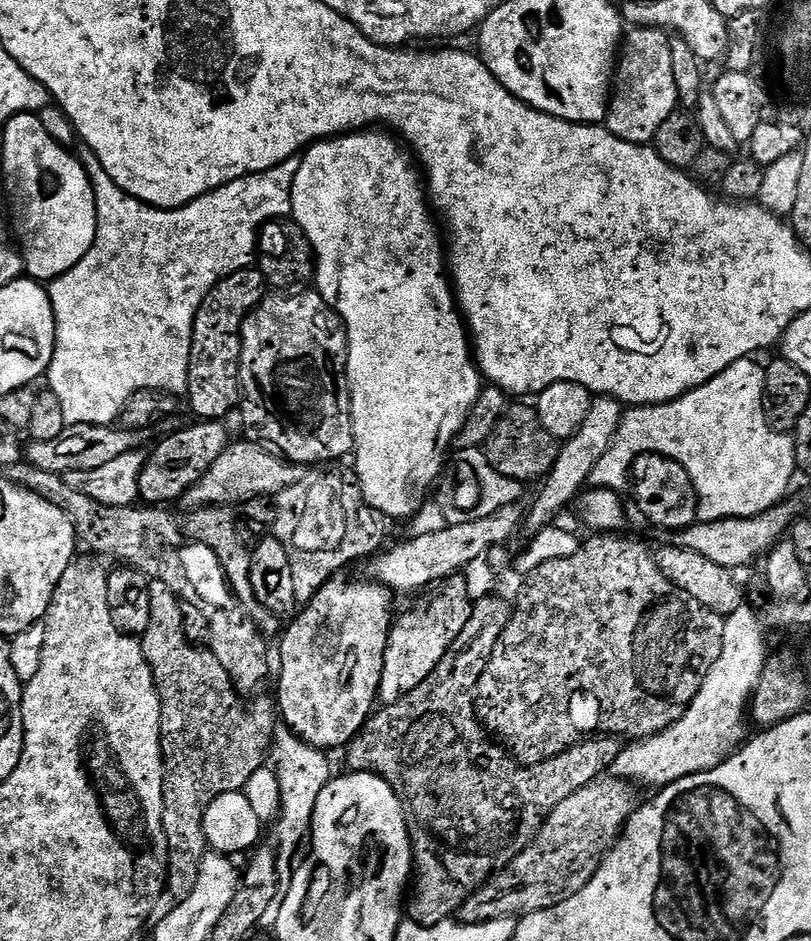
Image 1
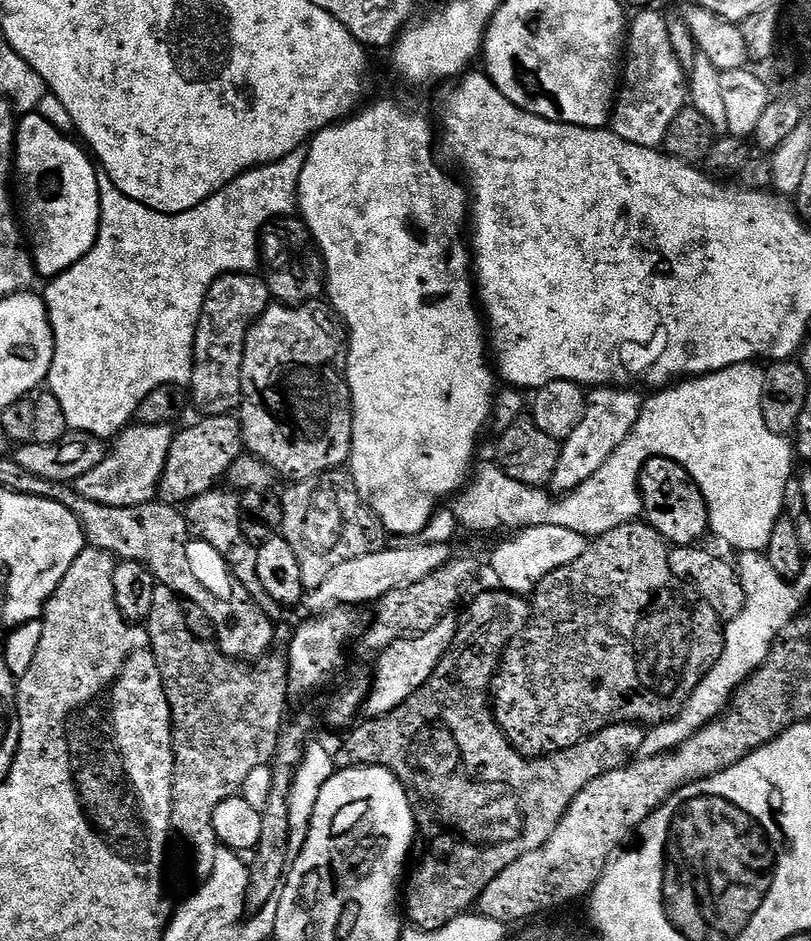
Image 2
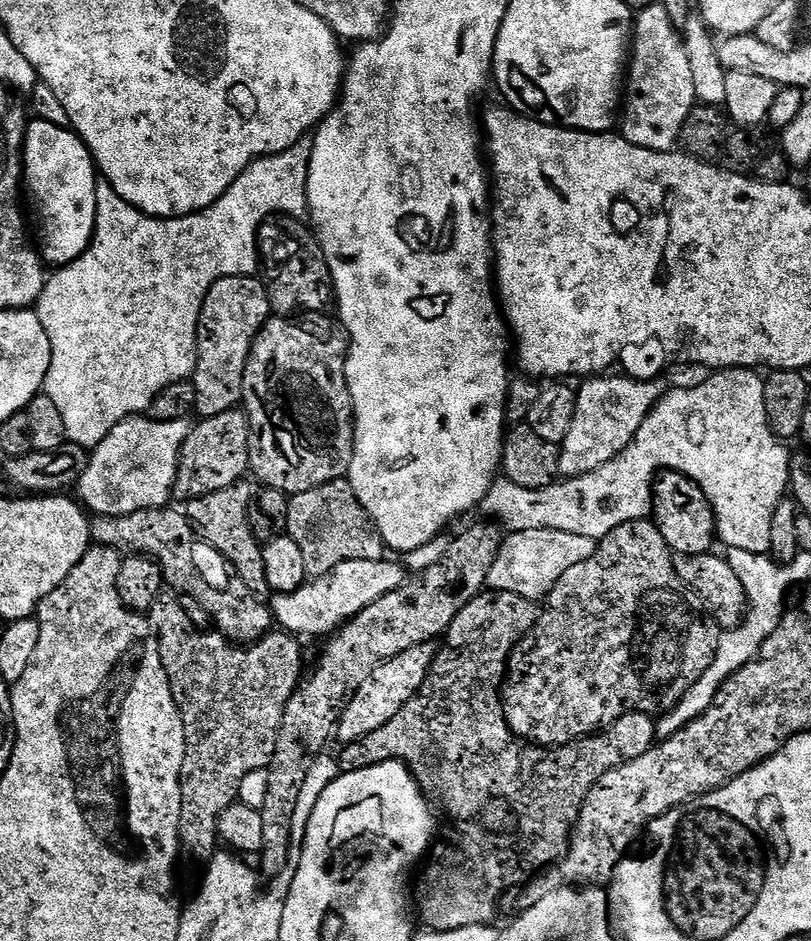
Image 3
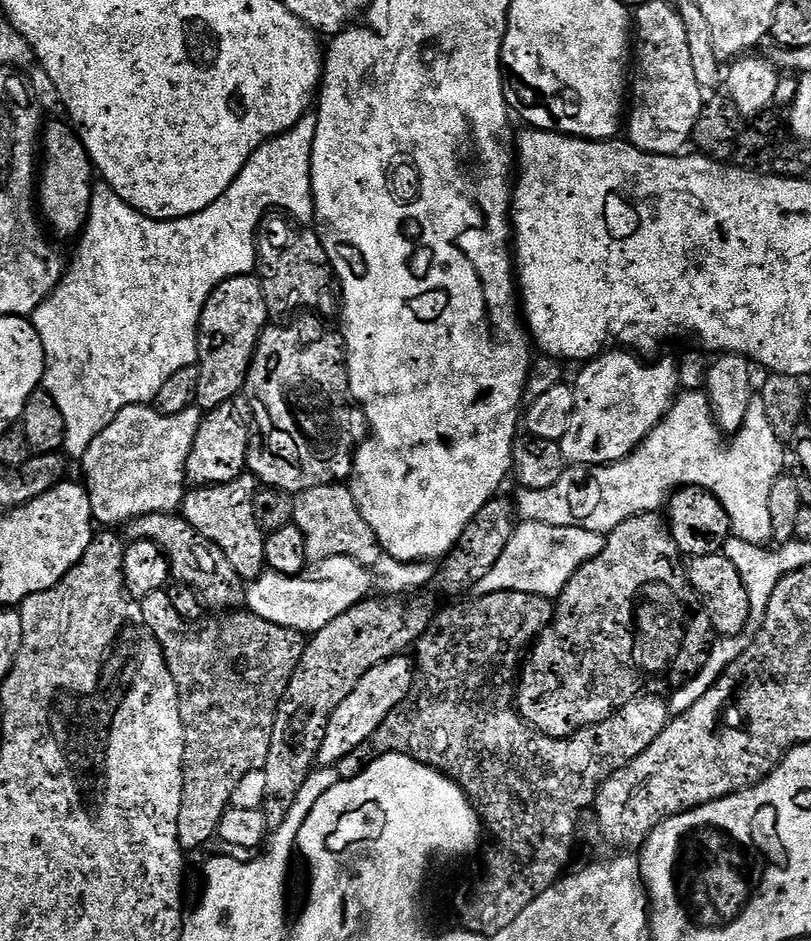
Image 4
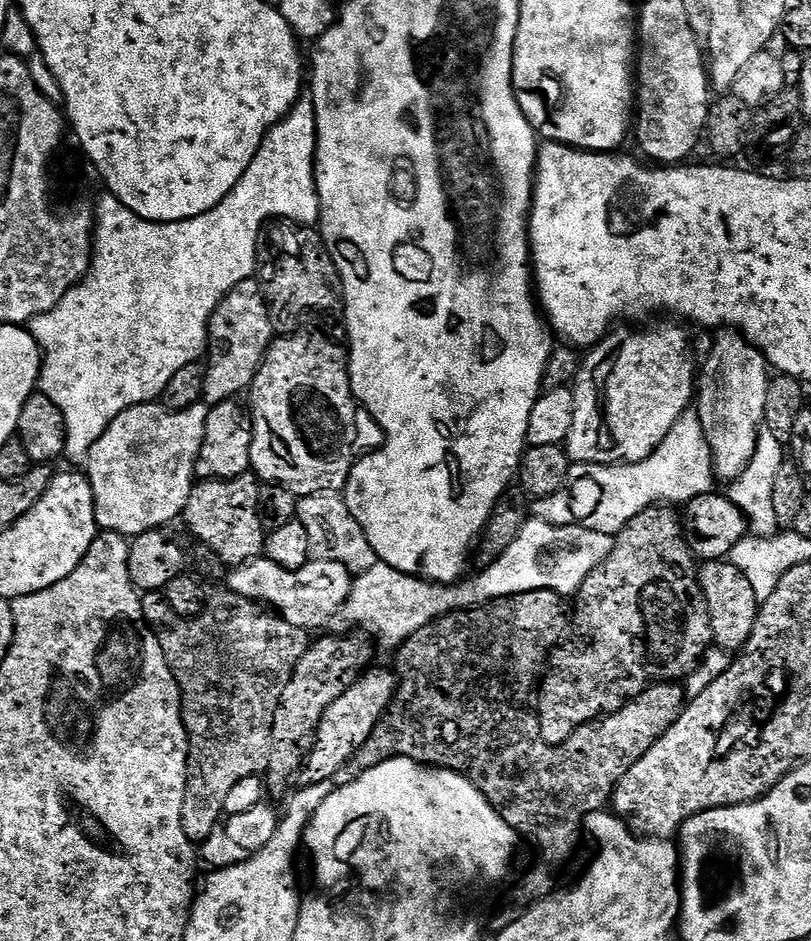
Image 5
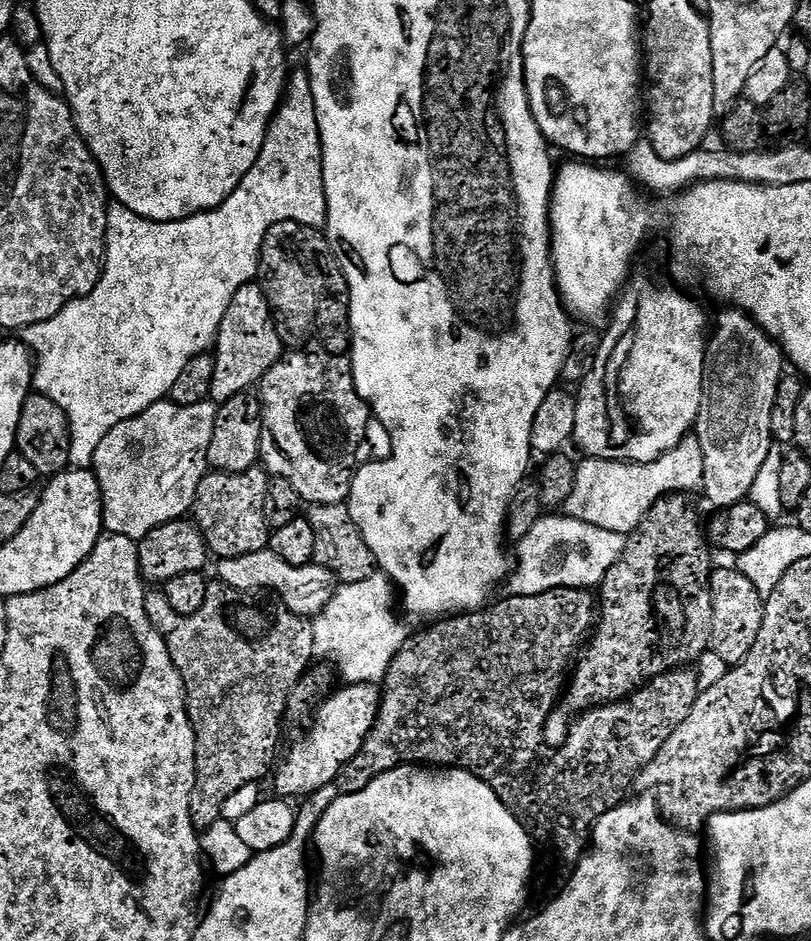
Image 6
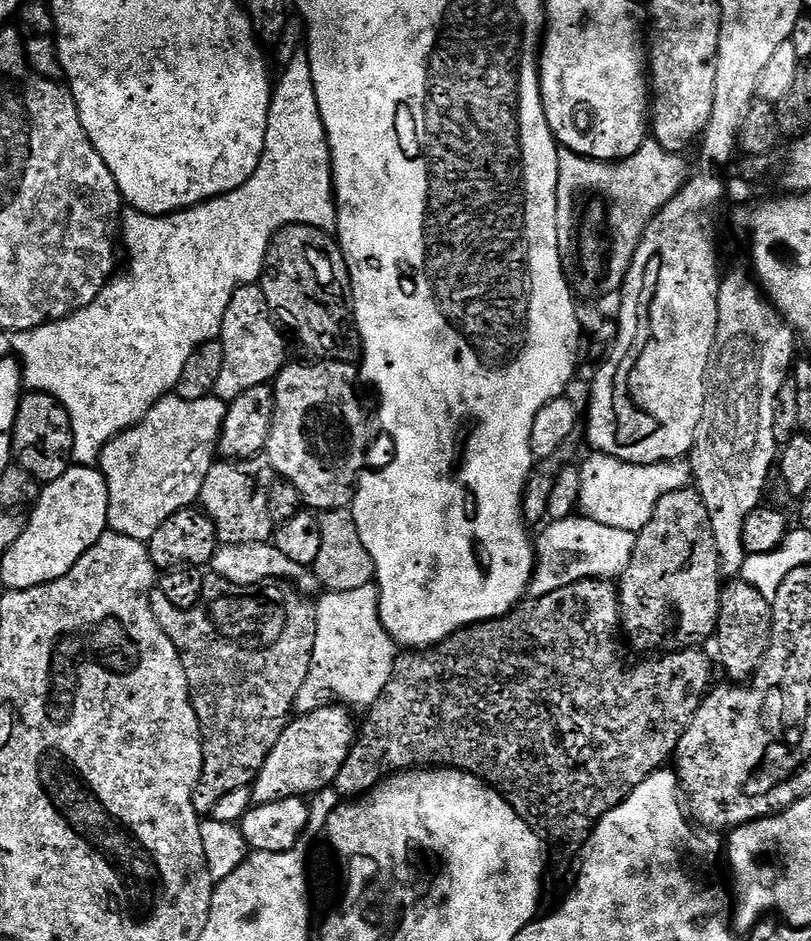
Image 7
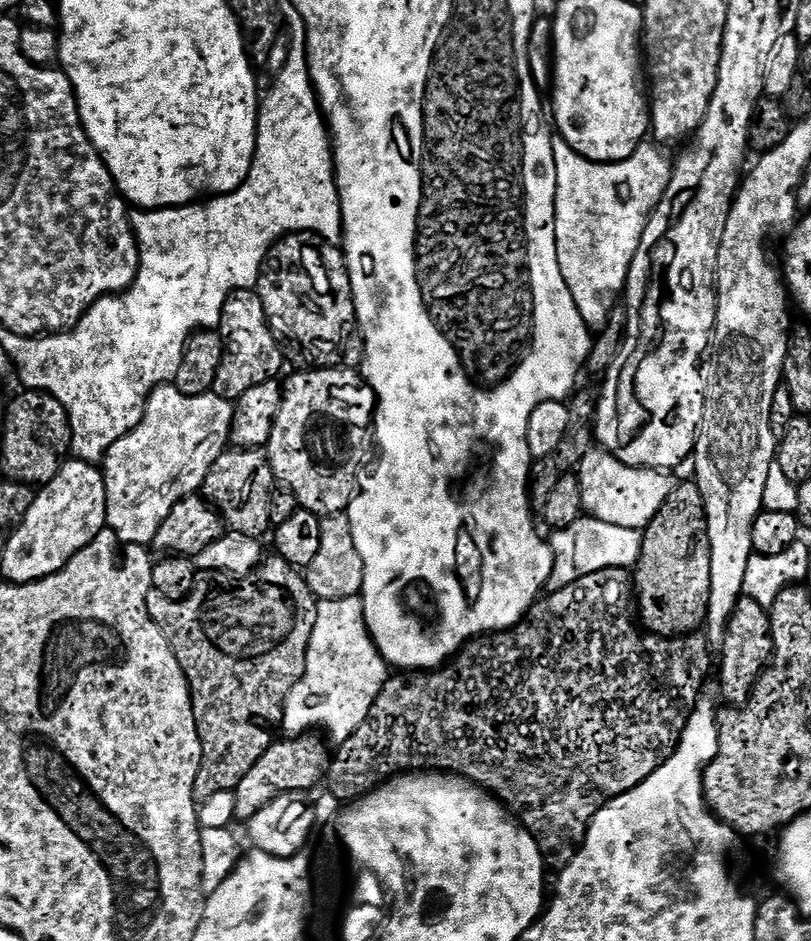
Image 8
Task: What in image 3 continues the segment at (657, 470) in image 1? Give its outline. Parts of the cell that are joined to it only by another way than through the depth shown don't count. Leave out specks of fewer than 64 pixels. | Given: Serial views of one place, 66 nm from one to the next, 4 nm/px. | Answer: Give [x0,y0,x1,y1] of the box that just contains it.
[650,470,718,556]

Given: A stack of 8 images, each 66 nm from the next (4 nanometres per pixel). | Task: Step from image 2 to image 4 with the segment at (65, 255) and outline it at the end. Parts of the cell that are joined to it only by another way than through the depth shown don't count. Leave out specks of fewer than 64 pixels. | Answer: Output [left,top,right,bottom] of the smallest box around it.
[38,123,94,238]

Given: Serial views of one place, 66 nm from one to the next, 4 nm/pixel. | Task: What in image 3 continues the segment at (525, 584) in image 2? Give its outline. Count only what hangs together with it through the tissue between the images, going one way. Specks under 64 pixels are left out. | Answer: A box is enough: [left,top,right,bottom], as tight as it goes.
[487,530,597,601]

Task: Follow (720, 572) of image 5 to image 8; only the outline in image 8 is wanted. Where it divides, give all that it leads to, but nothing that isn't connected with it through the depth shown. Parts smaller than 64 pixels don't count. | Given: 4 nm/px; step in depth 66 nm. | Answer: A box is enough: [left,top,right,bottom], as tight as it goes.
[718,594,772,706]

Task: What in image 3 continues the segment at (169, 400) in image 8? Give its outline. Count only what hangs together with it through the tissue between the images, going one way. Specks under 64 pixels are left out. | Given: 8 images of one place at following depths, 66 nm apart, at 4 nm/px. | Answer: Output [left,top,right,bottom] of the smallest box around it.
[78,414,190,516]

